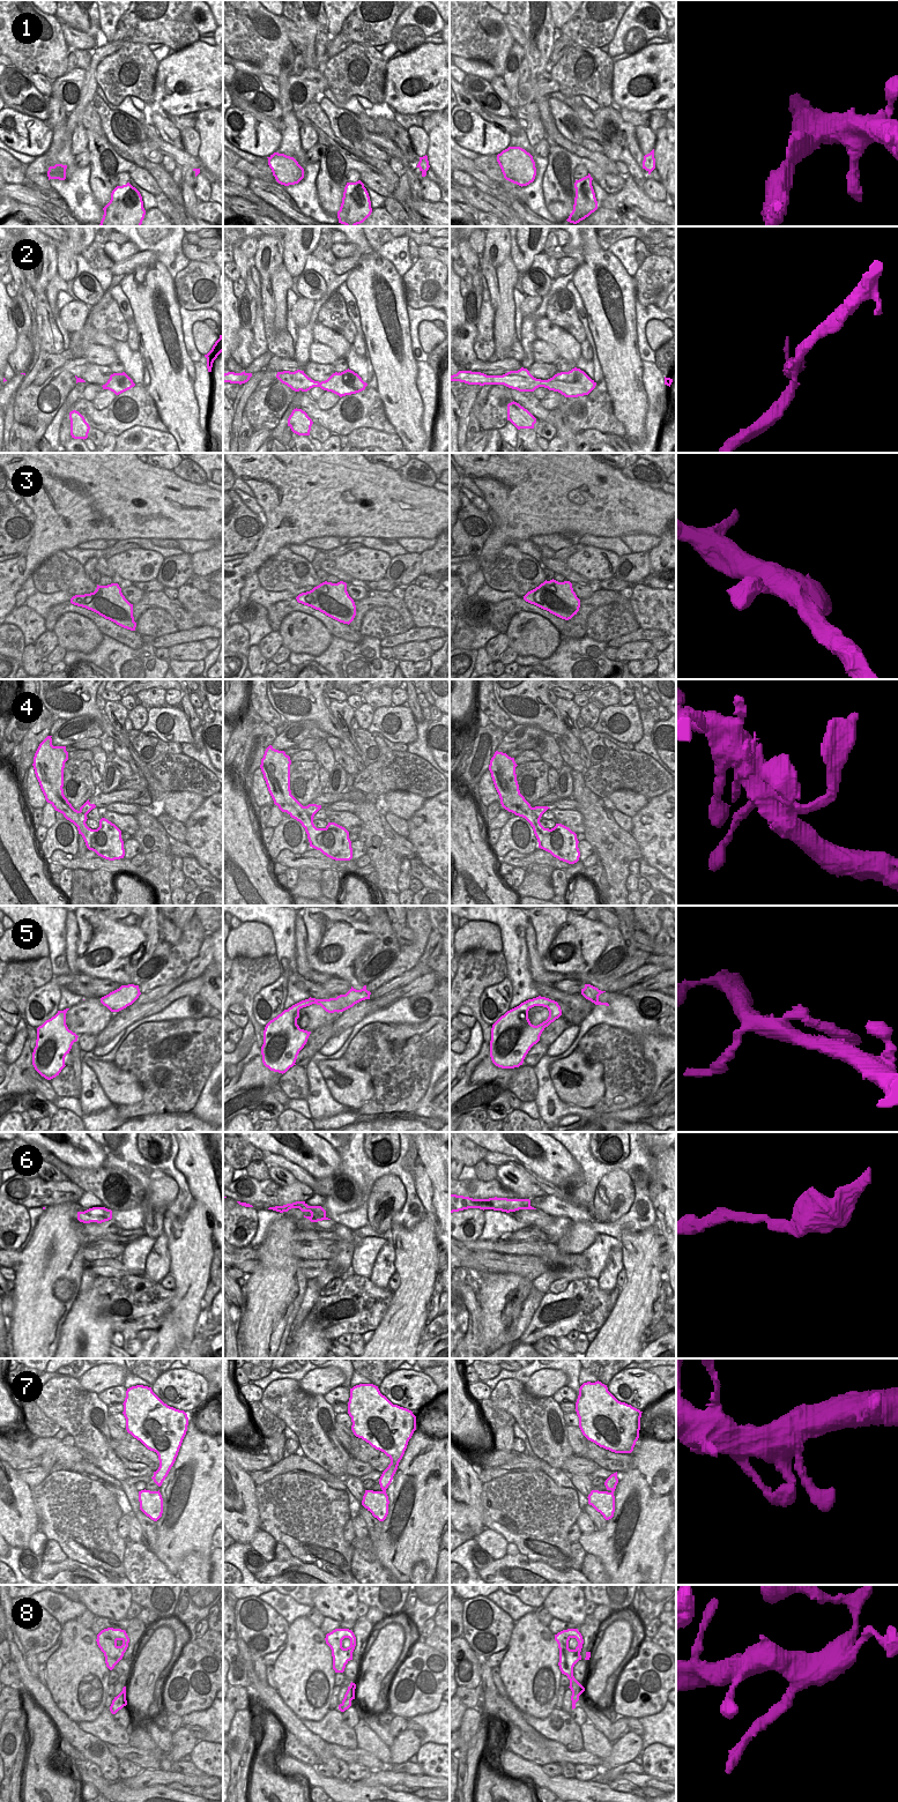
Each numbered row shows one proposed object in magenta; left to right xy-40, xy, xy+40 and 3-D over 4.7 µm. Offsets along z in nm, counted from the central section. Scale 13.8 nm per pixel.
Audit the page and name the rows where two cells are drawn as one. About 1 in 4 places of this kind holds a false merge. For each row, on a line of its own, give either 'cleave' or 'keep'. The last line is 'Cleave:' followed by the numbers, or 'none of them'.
1: cleave
2: cleave
3: keep
4: keep
5: keep
6: keep
7: keep
8: cleave
Cleave: 1, 2, 8

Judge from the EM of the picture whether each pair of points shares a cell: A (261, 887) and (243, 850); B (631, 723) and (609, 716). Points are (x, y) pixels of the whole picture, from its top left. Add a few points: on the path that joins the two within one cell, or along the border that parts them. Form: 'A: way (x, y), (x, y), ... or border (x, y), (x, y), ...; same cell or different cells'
A: way (252, 878), (243, 866), (243, 859); same cell
B: way (625, 717), (618, 712), (615, 713); same cell

